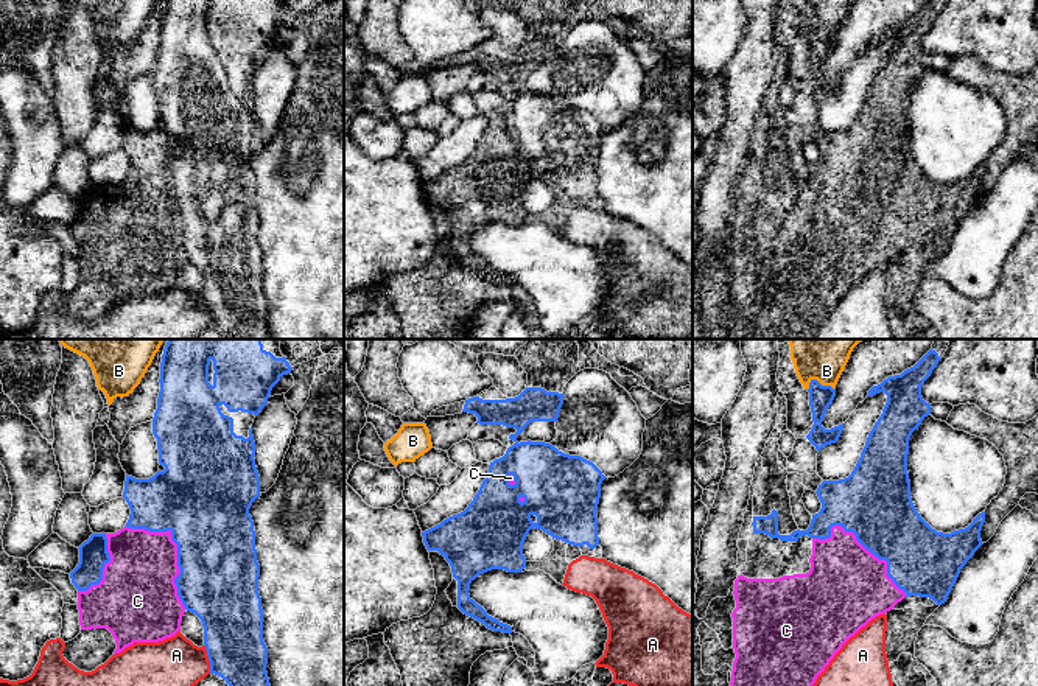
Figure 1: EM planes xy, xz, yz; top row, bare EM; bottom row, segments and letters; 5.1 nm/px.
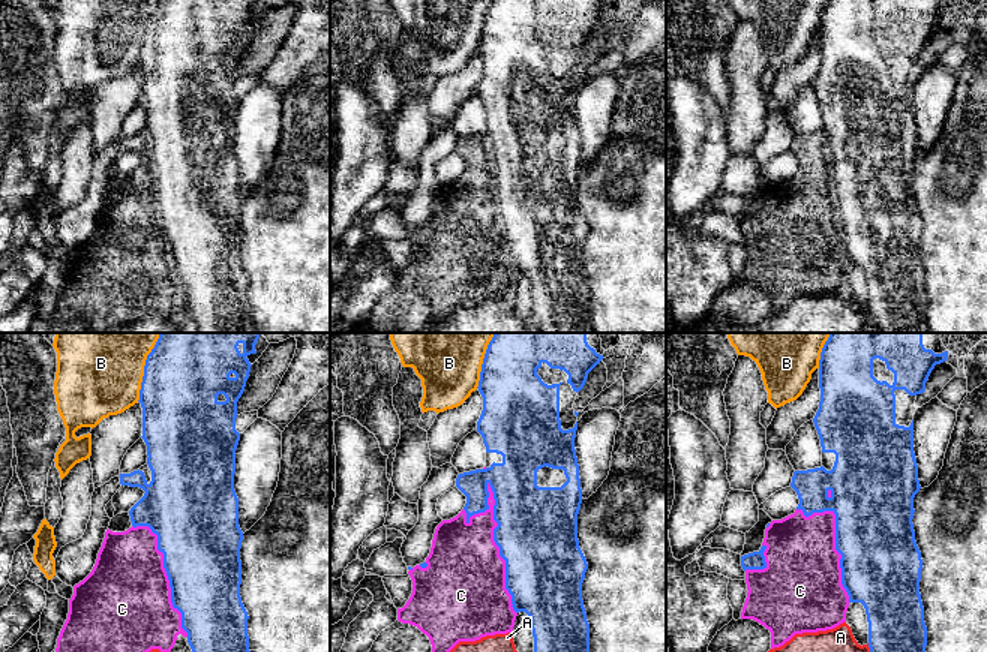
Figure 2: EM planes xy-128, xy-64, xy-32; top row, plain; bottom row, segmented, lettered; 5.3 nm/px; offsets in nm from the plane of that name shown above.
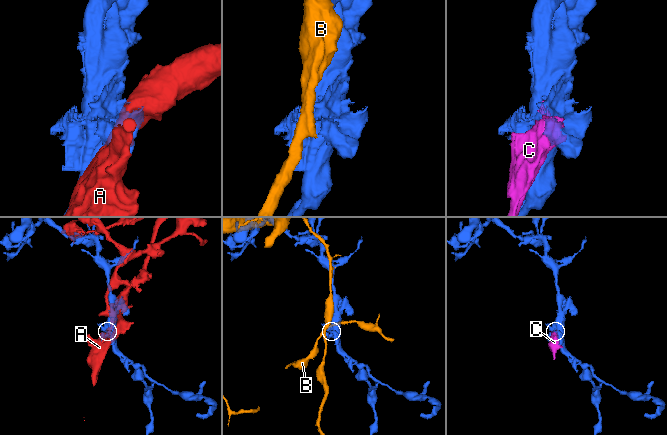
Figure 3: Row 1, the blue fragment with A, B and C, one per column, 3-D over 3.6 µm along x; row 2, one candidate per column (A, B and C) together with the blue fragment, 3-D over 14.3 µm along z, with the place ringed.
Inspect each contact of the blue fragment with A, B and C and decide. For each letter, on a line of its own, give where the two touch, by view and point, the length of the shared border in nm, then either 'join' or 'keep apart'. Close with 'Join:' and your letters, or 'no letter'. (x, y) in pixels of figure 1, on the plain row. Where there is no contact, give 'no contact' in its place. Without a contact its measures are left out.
A: meets blue in xy at (209, 310); contact 160 nm long; keep apart
B: meets blue in yz at (820, 36); contact 150 nm long; keep apart
C: meets blue in xy at (178, 199); contact 550 nm long; keep apart
Join: no letter

